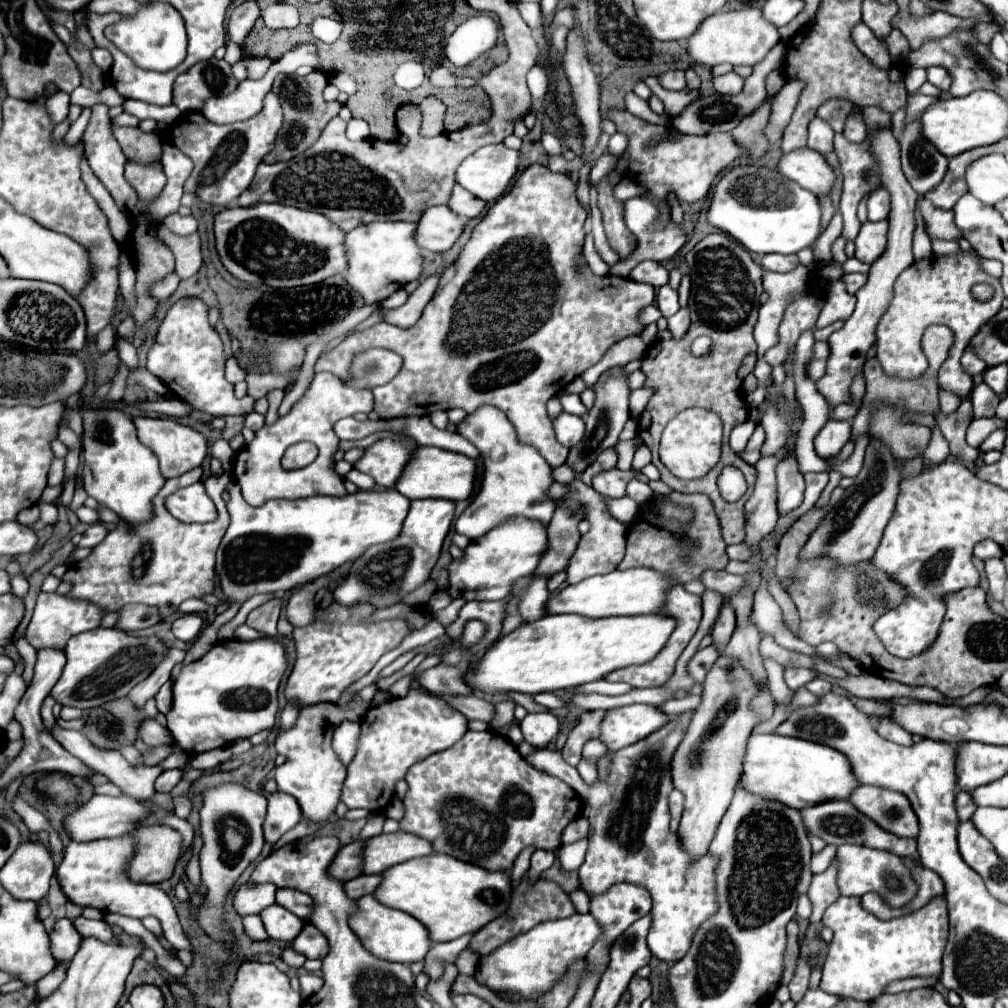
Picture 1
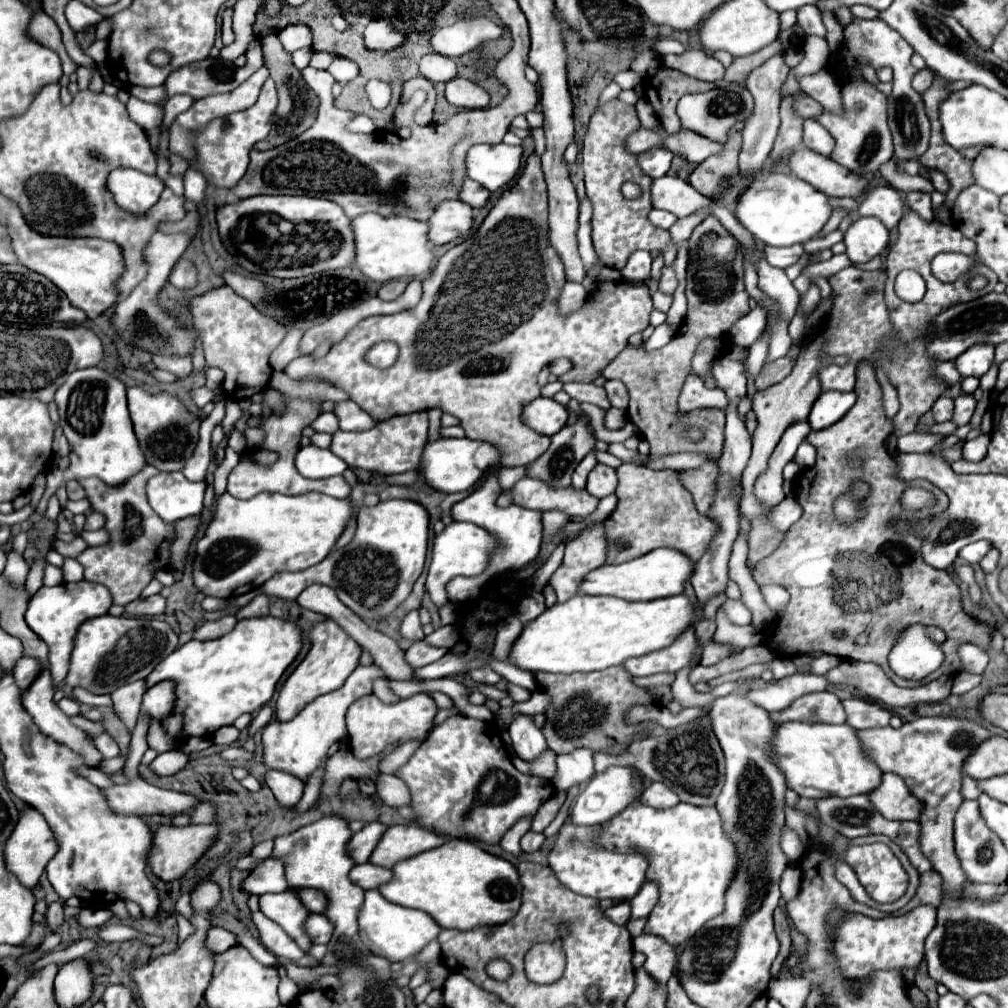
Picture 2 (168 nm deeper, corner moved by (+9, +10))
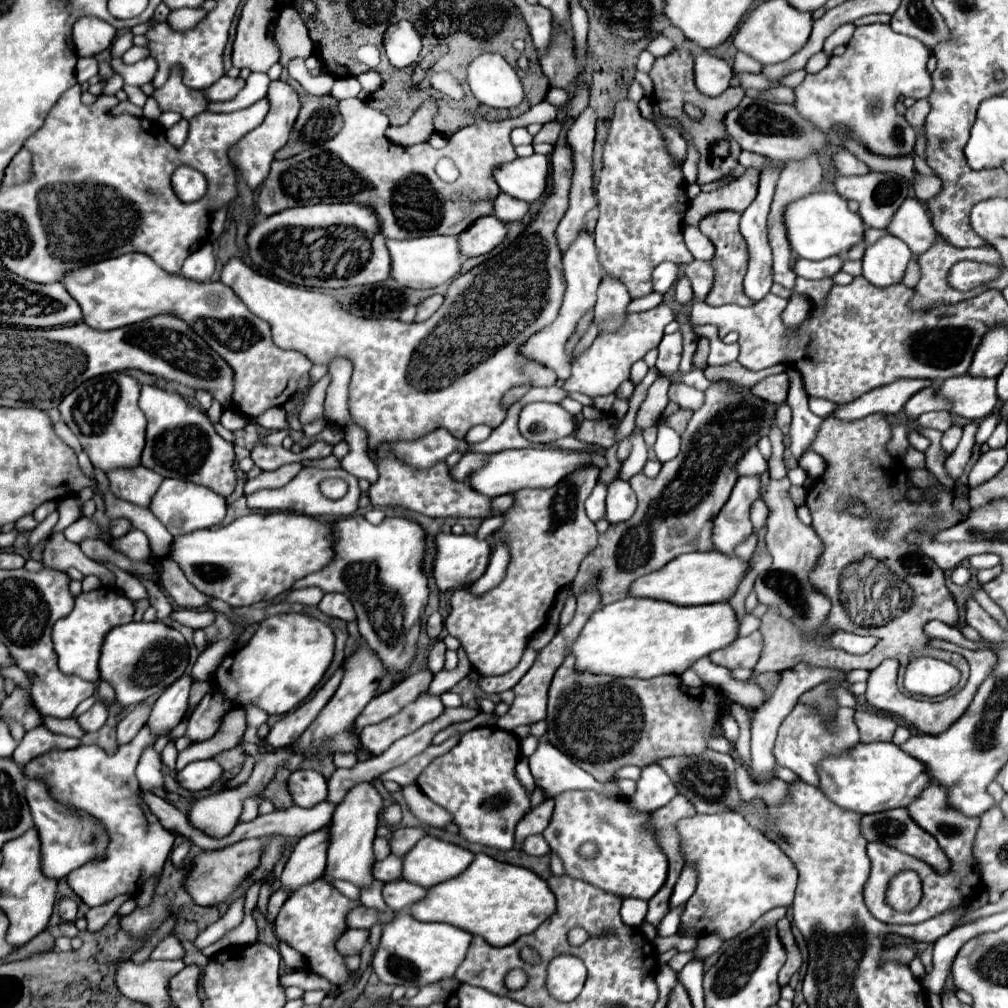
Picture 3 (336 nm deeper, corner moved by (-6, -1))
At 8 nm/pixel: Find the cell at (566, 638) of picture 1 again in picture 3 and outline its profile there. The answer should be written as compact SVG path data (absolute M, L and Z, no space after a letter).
M623 598L613 604L601 606L593 612L579 638L575 640L571 654L577 660L577 670L609 676L637 676L637 678L655 678L661 674L683 674L691 664L703 656L709 656L715 650L727 648L739 632L739 618L729 602L705 604L705 606L677 606L663 600L651 598Z

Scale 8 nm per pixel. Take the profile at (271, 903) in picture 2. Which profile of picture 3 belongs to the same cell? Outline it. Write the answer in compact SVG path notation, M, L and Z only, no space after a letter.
M319 878L295 890L293 896L285 902L275 920L275 934L305 958L307 968L311 972L319 974L335 986L343 986L349 982L351 970L347 968L345 958L337 952L335 942L347 930L347 912L351 912L351 908L357 906L361 906L359 900L345 898L335 886Z

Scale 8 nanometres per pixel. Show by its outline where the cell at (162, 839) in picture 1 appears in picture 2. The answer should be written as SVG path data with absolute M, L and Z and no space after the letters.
M158 825L152 847L148 851L148 865L152 867L154 875L160 877L162 881L172 881L182 877L196 859L212 845L216 837L218 827L216 825L186 825L186 827L176 827L176 825Z

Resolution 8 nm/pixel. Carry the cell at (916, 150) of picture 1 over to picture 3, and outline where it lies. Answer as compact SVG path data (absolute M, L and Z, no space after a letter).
M889 24L859 26L843 56L833 56L821 72L807 74L805 80L793 90L795 106L803 118L823 130L835 146L841 146L841 140L833 132L833 126L839 124L847 126L855 138L875 154L911 154L917 132L907 124L905 116L895 110L895 104L900 96L914 97L916 100L929 96L929 88L933 88L927 72L929 56L931 50L921 40L897 34Z

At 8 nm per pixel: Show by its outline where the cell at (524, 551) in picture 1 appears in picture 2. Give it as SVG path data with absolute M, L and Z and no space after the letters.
M452 521L440 535L436 535L434 539L434 547L432 547L432 563L428 569L428 579L426 579L426 591L430 593L432 603L440 609L446 603L450 603L448 599L448 591L446 585L448 581L452 581L458 575L464 577L478 577L488 569L490 563L490 553L498 551L500 543L498 539L488 533L482 527L476 527L474 523L458 523Z

